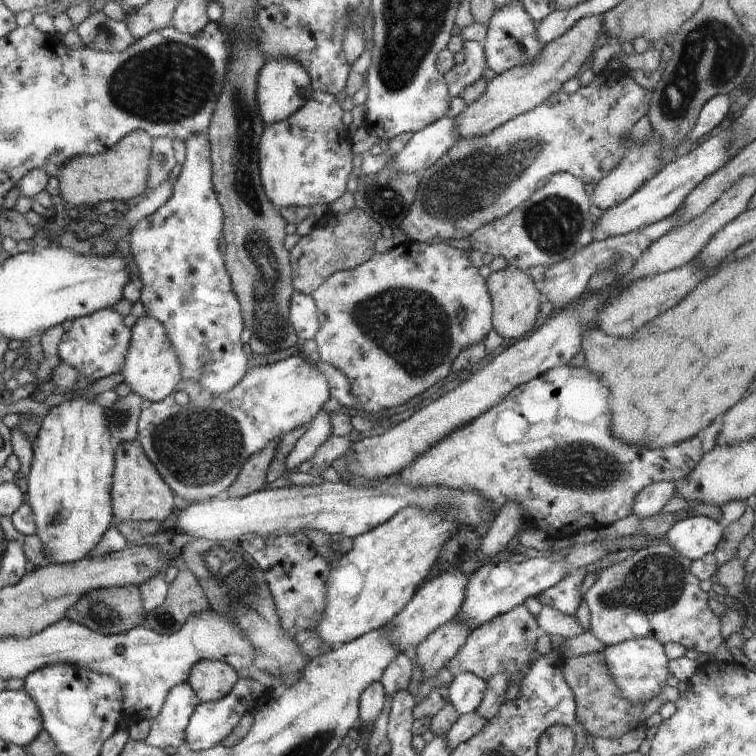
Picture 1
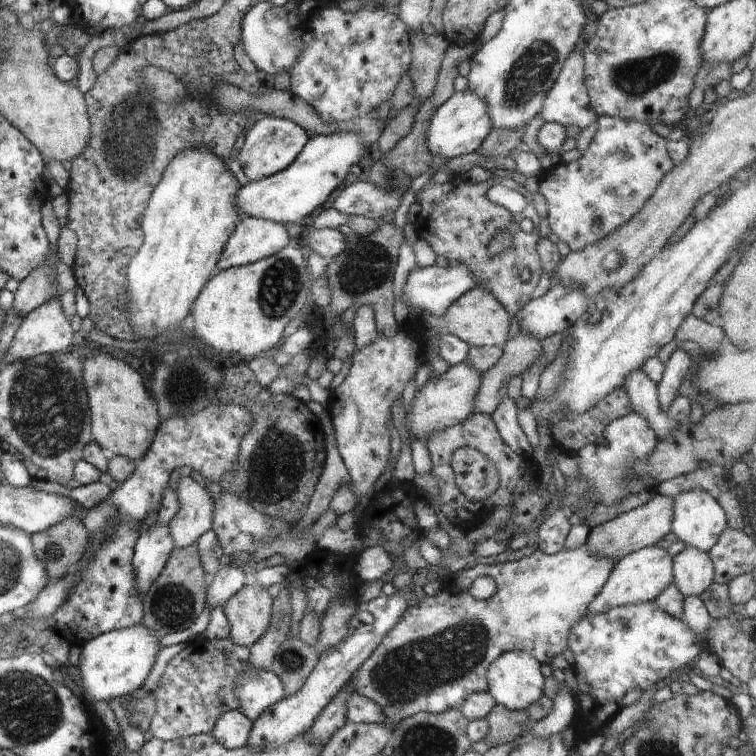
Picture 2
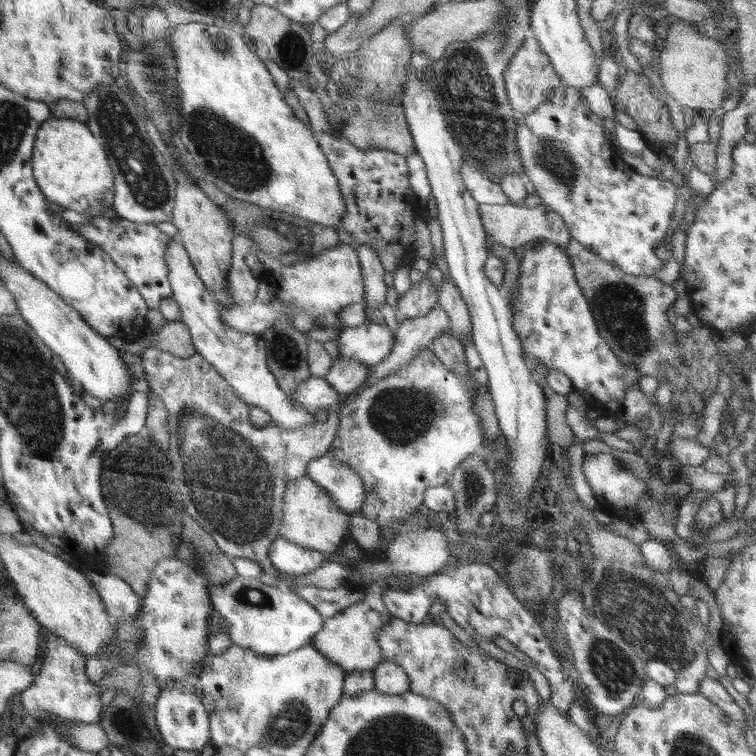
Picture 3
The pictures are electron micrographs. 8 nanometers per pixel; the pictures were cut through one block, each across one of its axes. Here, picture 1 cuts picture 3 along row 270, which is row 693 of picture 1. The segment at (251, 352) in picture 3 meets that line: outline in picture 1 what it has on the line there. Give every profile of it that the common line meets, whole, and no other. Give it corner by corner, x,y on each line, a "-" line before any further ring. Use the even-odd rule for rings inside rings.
188,683
174,686
164,700
160,714
153,720
144,742
154,748
178,749
186,741
186,726
199,700

